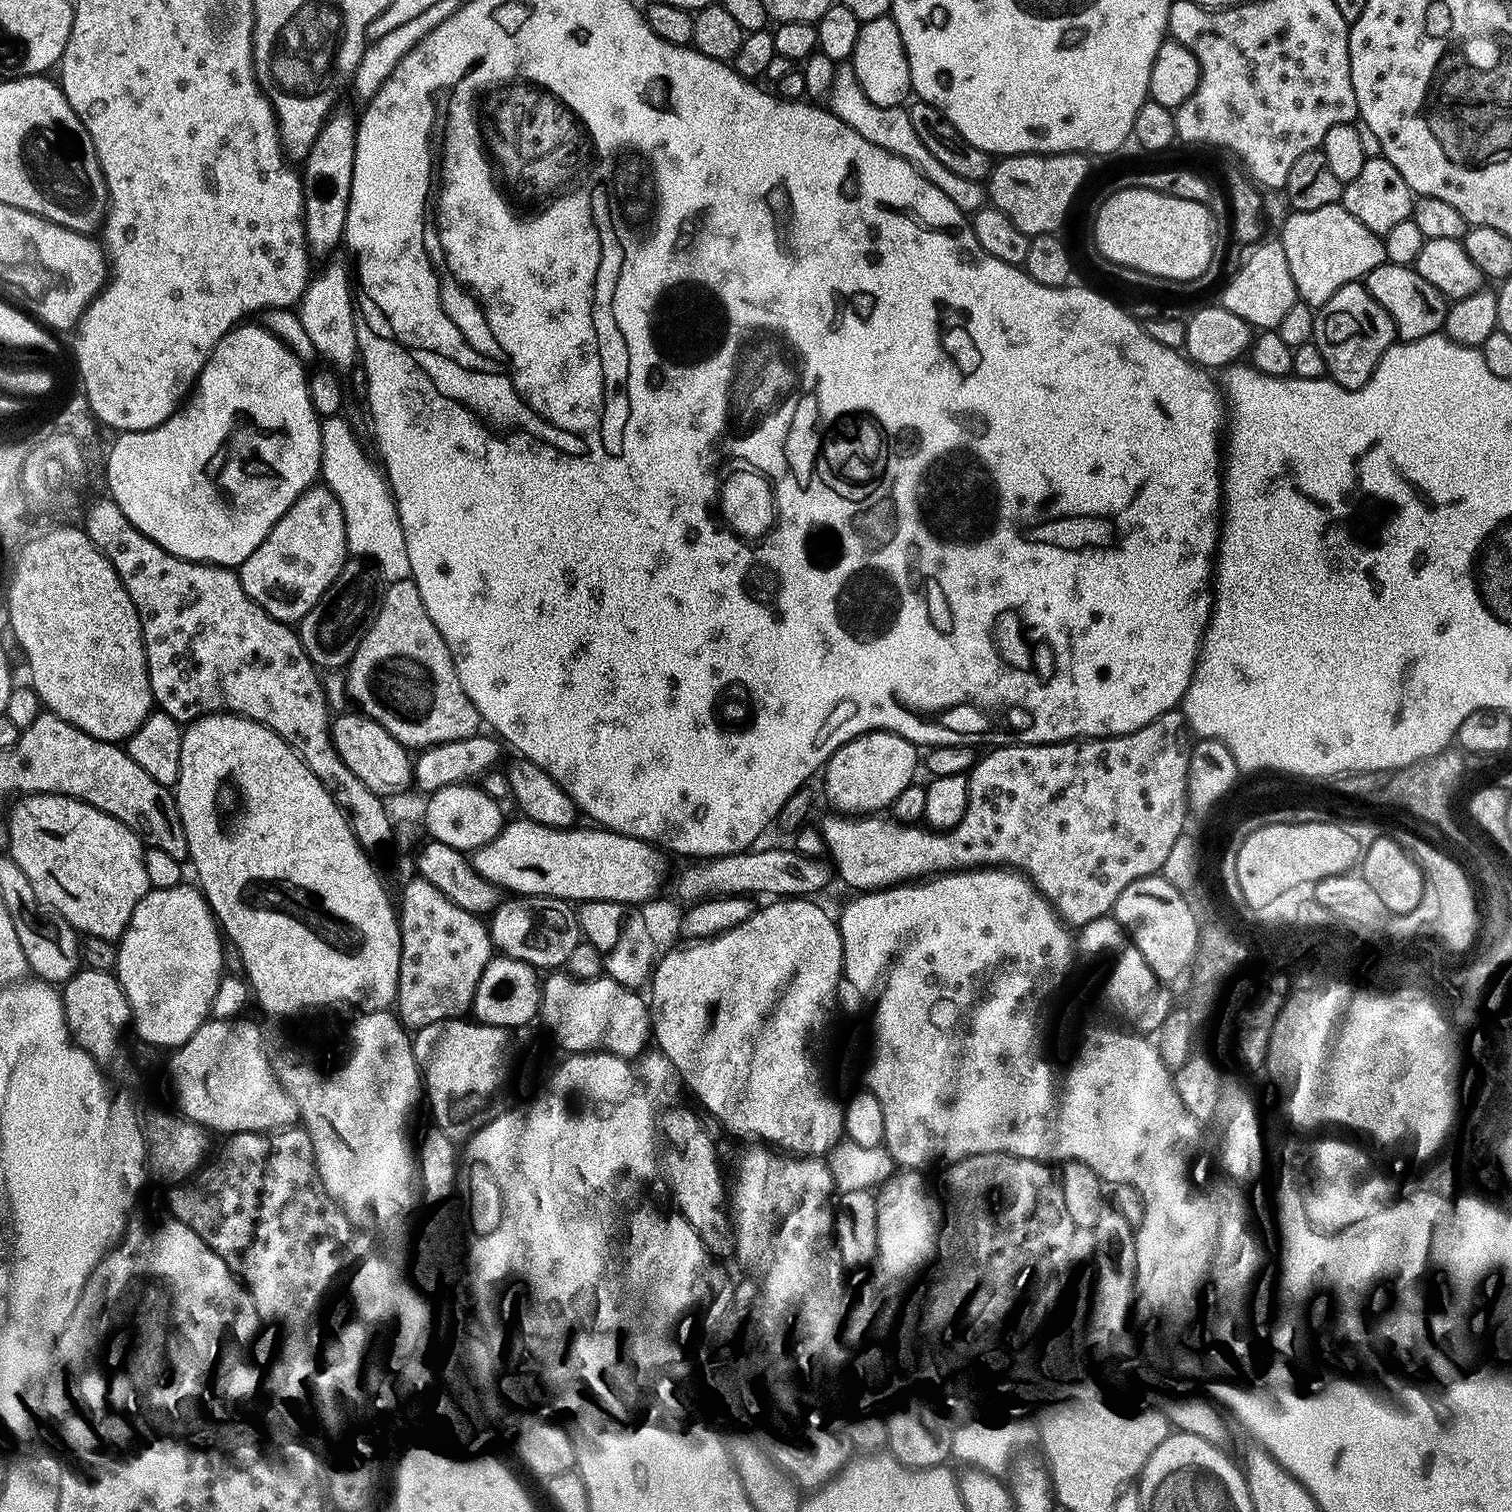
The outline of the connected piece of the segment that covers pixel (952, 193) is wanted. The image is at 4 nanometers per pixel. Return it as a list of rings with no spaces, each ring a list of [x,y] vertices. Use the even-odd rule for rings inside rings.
[[[844,62],[837,67],[832,88],[829,90],[826,100],[830,111],[838,118],[842,118],[842,122],[846,122],[846,126],[850,126],[850,130],[862,134],[862,138],[866,138],[866,142],[874,142],[874,146],[910,162],[931,184],[938,186],[938,190],[942,190],[942,194],[946,194],[946,198],[950,198],[950,202],[954,202],[954,206],[958,206],[966,214],[977,212],[979,208],[985,207],[985,185],[979,180],[967,180],[950,174],[950,170],[946,170],[946,166],[942,166],[942,162],[938,162],[938,158],[934,158],[934,154],[930,154],[930,150],[926,150],[926,145],[918,139],[918,133],[914,130],[913,123],[910,122],[907,107],[887,108],[886,106],[876,106],[874,102],[870,102],[870,98],[866,98],[866,94],[862,90],[862,86],[858,86],[858,78],[854,74],[851,63]]]

